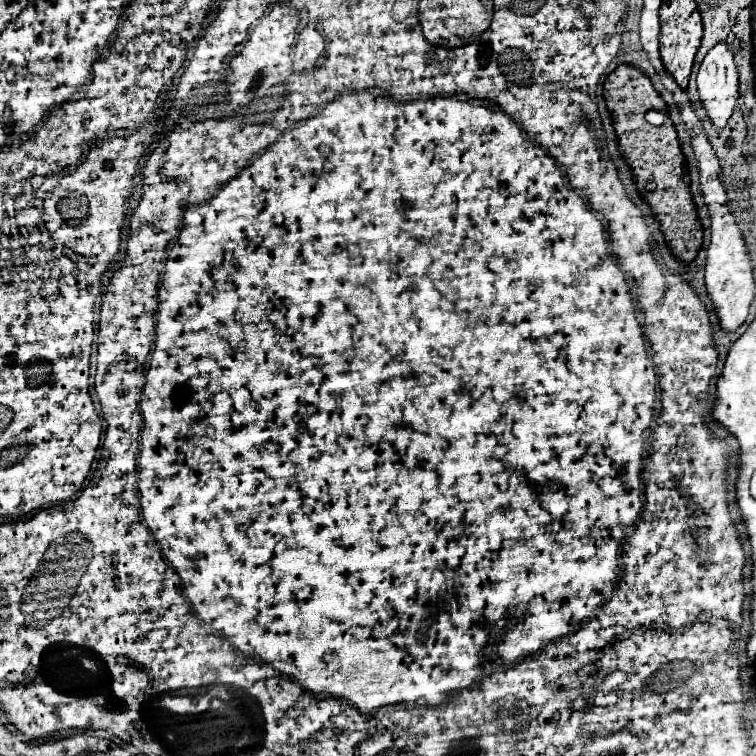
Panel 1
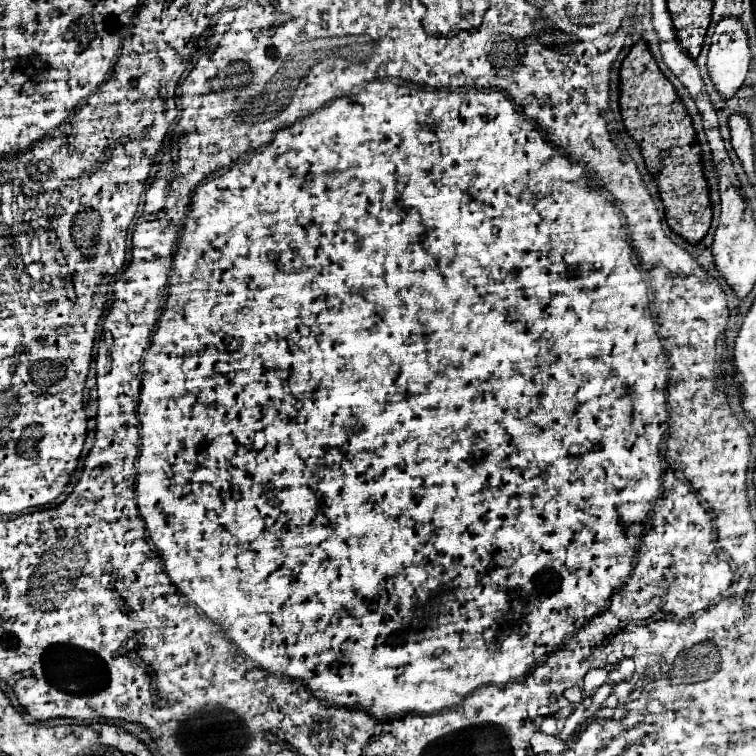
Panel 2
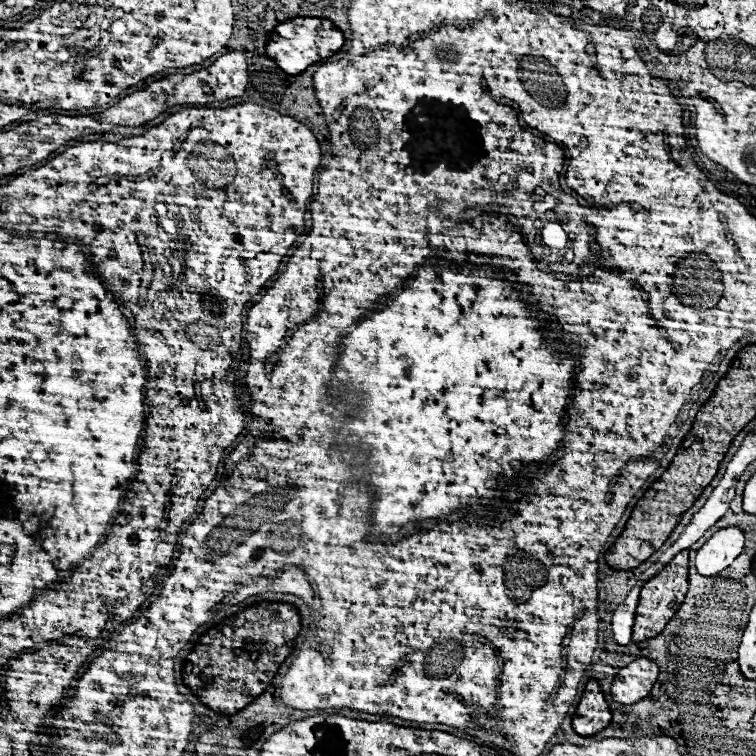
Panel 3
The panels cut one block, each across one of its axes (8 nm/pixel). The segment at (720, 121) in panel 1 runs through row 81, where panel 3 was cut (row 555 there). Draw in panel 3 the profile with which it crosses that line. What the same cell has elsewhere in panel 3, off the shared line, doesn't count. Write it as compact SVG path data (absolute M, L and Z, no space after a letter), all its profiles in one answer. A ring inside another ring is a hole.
M738 526L718 530L698 550L696 568L702 576L716 576L734 562L734 558L742 552L742 548L744 548L744 534Z

